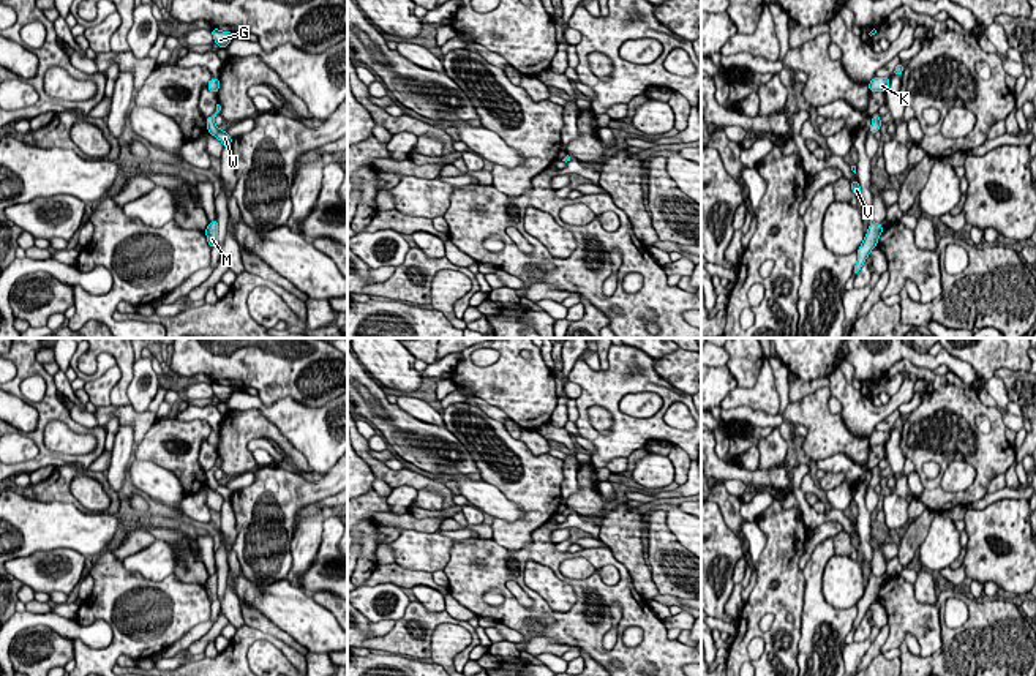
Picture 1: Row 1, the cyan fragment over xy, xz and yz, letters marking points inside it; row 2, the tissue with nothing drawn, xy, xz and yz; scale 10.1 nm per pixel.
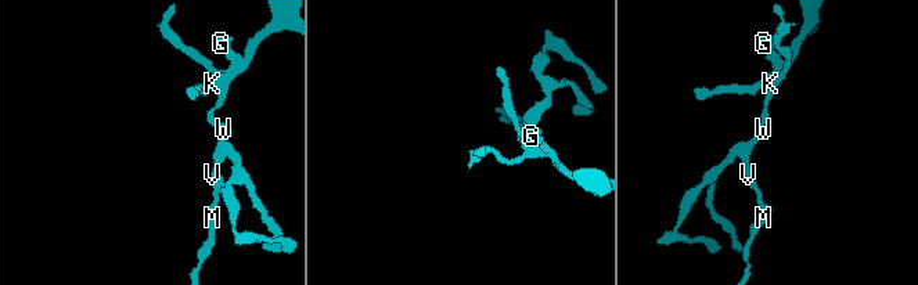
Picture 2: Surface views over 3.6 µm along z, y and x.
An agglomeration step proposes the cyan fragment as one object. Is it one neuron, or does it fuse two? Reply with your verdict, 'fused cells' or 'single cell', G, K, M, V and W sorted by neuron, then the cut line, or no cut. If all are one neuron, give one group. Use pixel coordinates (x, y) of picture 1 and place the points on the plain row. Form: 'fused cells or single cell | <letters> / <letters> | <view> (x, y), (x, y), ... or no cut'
single cell | G K M V W | no cut

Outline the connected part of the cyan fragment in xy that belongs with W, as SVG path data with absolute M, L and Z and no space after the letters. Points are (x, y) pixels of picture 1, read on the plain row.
M216 458L216 464L212 471L205 472L207 477L207 485L215 490L216 493L220 493L224 499L224 502L229 502L232 498L232 491L223 485L223 482L216 482L215 480L215 471L220 469L221 460Z

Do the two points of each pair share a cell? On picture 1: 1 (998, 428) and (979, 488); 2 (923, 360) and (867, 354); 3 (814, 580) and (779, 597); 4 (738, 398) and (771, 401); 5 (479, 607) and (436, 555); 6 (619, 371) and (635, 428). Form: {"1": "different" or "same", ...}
{"1": "same", "2": "same", "3": "different", "4": "same", "5": "different", "6": "same"}

